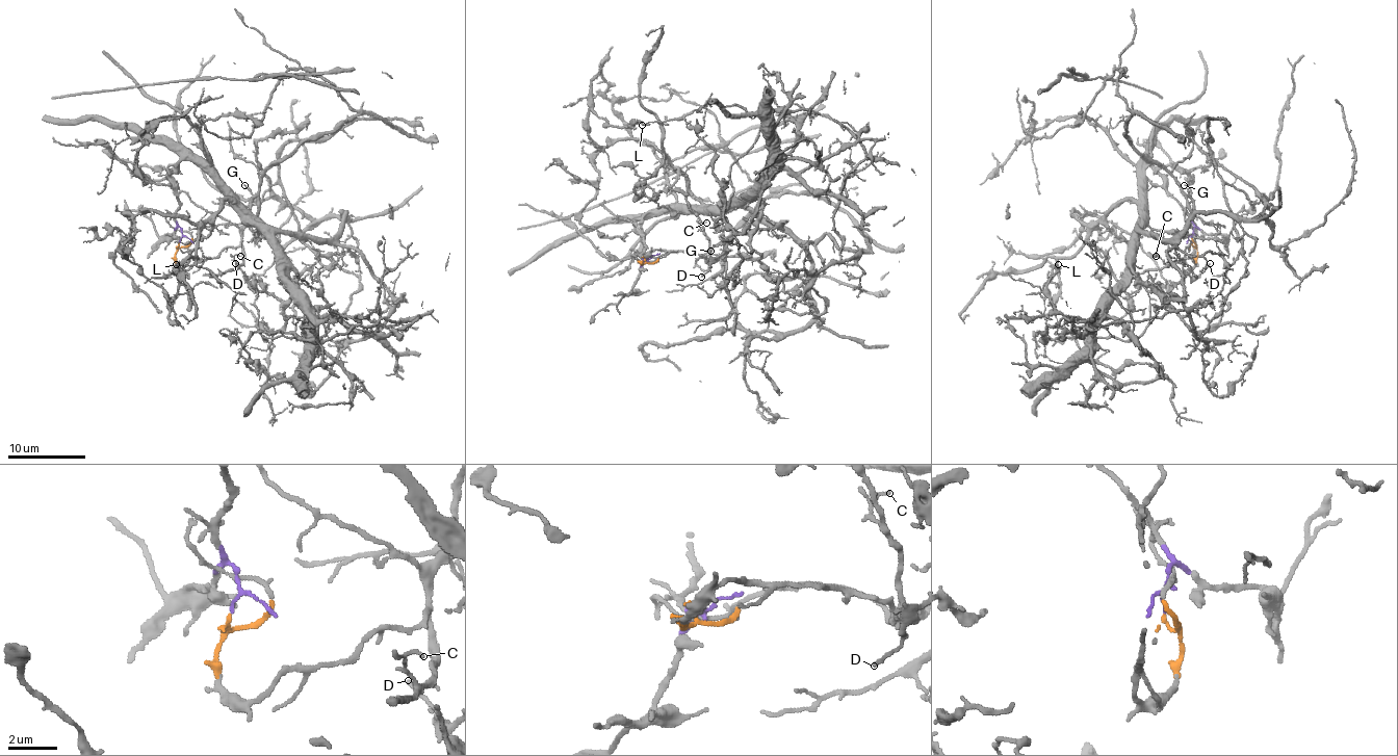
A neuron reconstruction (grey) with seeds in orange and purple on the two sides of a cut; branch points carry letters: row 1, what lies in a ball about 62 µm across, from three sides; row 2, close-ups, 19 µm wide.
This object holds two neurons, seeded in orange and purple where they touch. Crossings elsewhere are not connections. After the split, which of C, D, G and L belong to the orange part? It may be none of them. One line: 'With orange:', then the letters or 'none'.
With orange: C, G

